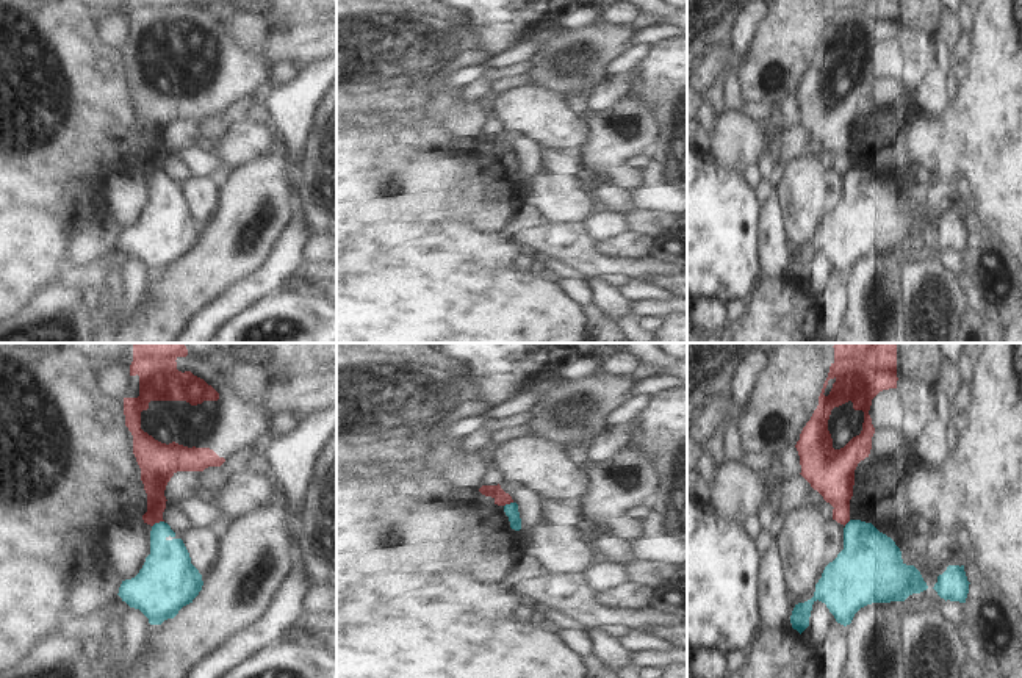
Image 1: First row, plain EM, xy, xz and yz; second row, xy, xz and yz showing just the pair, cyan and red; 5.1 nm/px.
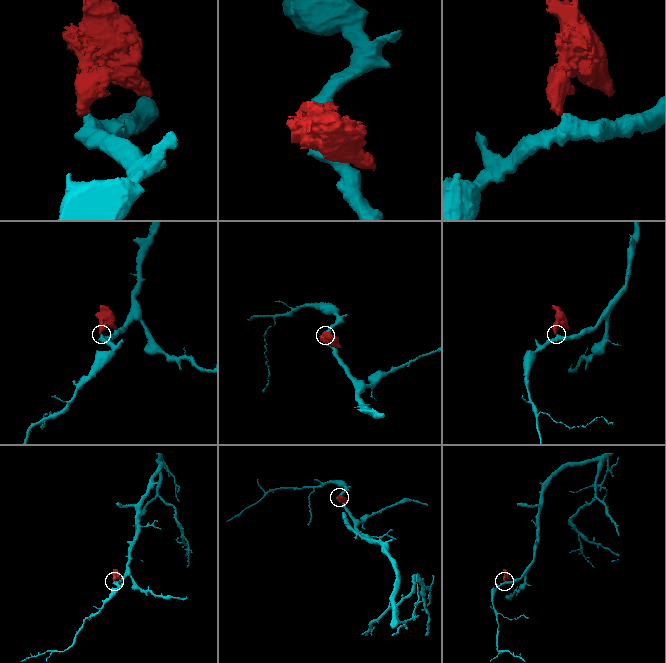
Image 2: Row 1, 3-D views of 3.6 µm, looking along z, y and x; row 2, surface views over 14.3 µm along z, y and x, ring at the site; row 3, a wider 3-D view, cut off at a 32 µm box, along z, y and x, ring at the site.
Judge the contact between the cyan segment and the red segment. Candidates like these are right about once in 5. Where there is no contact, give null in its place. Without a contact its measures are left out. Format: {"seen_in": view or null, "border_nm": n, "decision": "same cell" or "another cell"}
{"seen_in": "xy", "border_nm": 70, "decision": "another cell"}

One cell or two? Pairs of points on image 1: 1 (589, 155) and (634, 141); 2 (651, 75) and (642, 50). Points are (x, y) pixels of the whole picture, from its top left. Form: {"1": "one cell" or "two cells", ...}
{"1": "one cell", "2": "two cells"}

